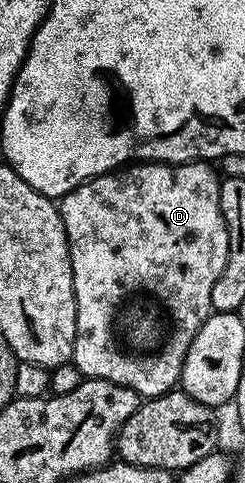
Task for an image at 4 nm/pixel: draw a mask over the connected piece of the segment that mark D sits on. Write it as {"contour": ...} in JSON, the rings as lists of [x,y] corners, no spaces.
{"contour":[[[209,161],[180,162],[134,162],[109,174],[101,174],[89,178],[72,192],[60,199],[62,223],[66,229],[66,239],[72,260],[72,280],[76,292],[76,340],[74,341],[74,357],[72,363],[80,371],[83,379],[99,378],[112,384],[120,384],[124,388],[132,388],[143,399],[159,398],[179,385],[184,368],[184,356],[188,356],[188,348],[200,332],[204,320],[212,313],[212,288],[216,280],[220,280],[220,272],[224,272],[224,264],[228,260],[228,228],[224,224],[224,216],[220,208],[220,174]]]}

